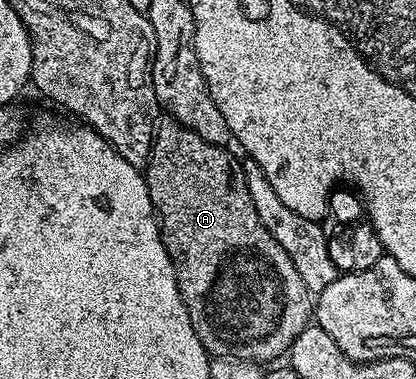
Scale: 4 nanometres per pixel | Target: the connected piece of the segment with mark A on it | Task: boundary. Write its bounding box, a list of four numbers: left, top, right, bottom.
[146,118,314,362]

